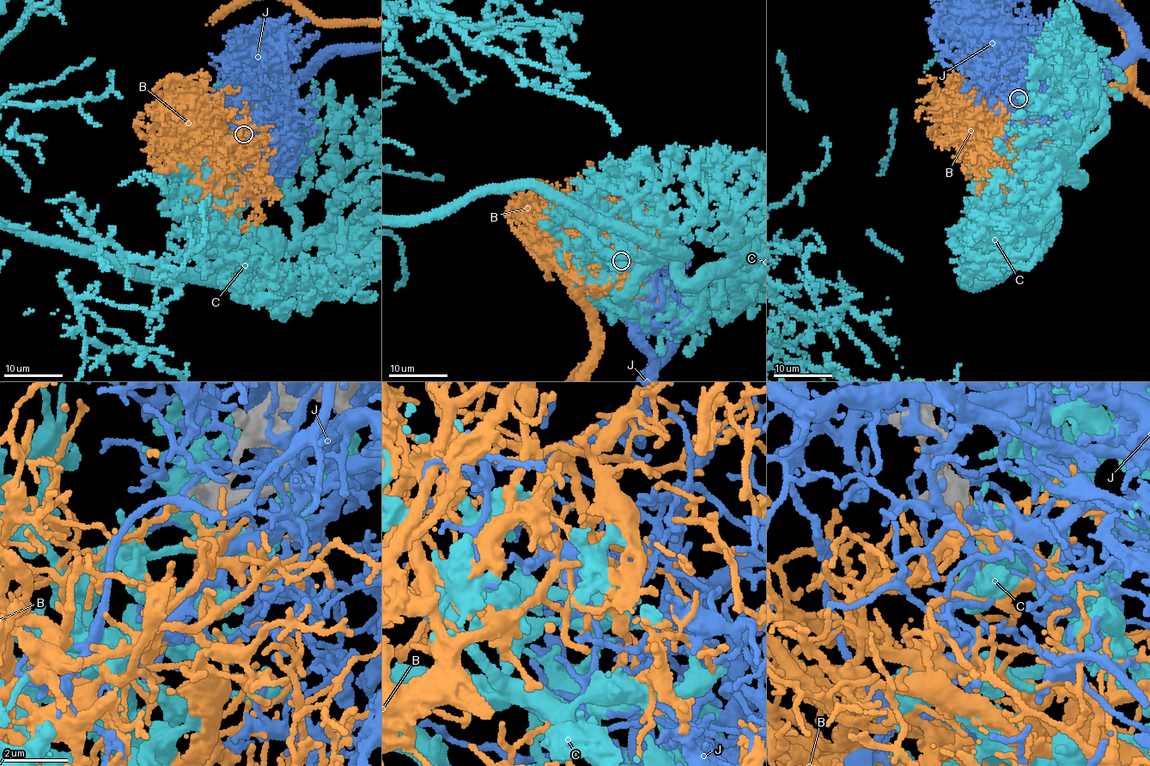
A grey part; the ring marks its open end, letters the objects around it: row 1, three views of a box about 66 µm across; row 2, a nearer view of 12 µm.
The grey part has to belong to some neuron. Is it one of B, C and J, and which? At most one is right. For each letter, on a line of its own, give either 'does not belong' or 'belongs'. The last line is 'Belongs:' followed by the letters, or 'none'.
B: does not belong
C: does not belong
J: does not belong
Belongs: none

